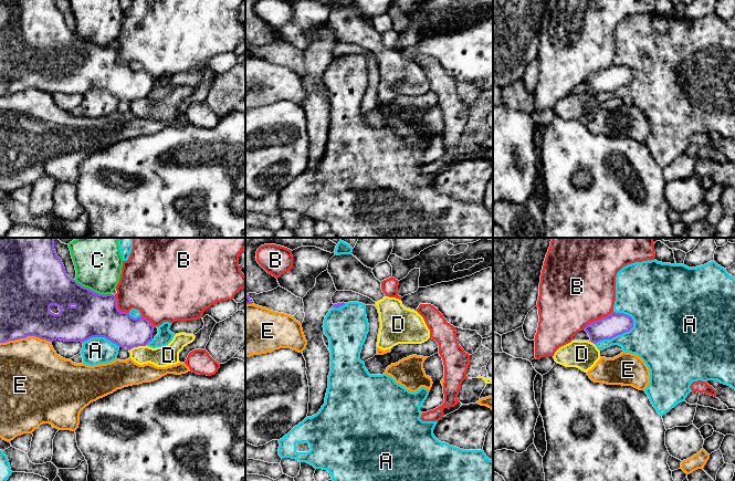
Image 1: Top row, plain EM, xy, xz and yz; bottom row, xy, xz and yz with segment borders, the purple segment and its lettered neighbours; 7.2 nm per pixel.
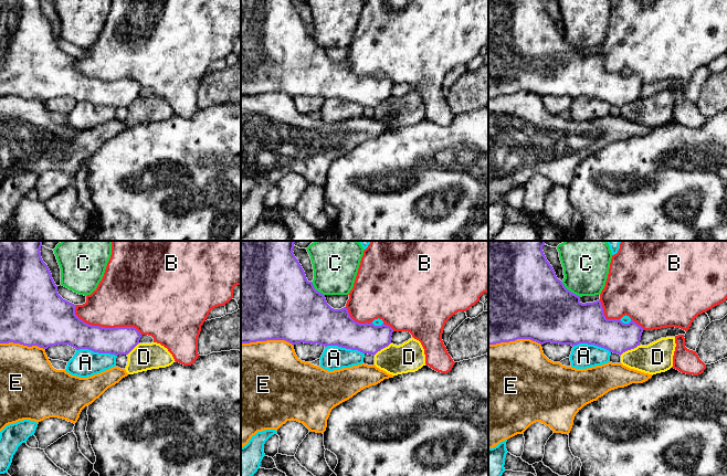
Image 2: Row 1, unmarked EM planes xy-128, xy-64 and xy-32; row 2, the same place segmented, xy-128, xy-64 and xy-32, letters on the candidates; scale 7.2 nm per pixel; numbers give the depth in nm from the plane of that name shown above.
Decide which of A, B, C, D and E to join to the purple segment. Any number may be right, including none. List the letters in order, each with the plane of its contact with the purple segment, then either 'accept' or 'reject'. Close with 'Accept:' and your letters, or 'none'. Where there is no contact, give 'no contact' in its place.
A: contact in yz; reject
B: contact in yz; reject
C: contact in xy; reject
D: contact in xy; reject
E: contact in xy; reject
Accept: none

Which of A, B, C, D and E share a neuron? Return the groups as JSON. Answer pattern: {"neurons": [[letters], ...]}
{"neurons": [["A"], ["B"], ["C"], ["D"], ["E"]]}

